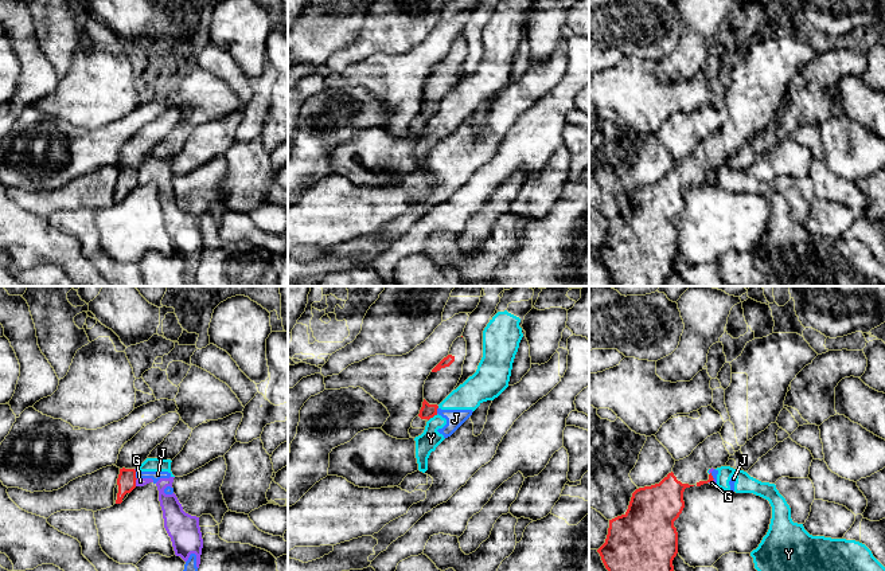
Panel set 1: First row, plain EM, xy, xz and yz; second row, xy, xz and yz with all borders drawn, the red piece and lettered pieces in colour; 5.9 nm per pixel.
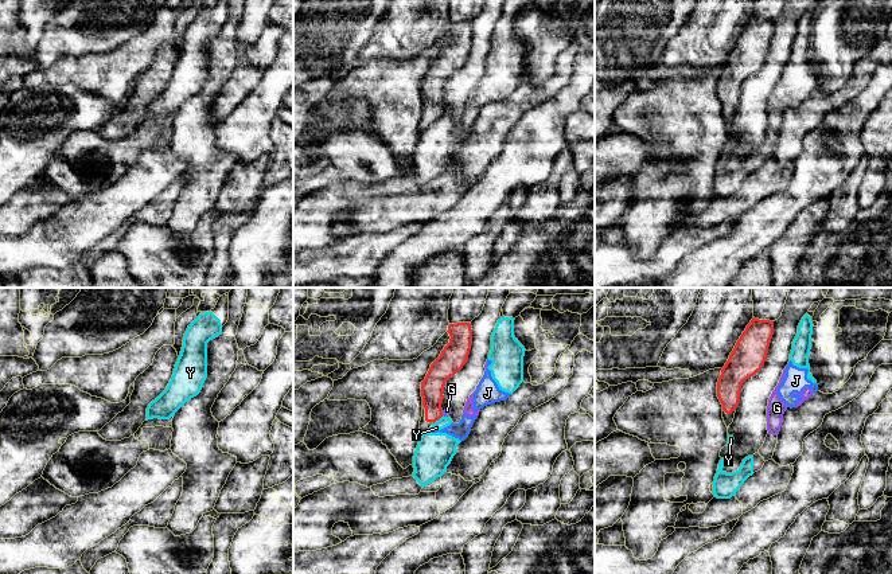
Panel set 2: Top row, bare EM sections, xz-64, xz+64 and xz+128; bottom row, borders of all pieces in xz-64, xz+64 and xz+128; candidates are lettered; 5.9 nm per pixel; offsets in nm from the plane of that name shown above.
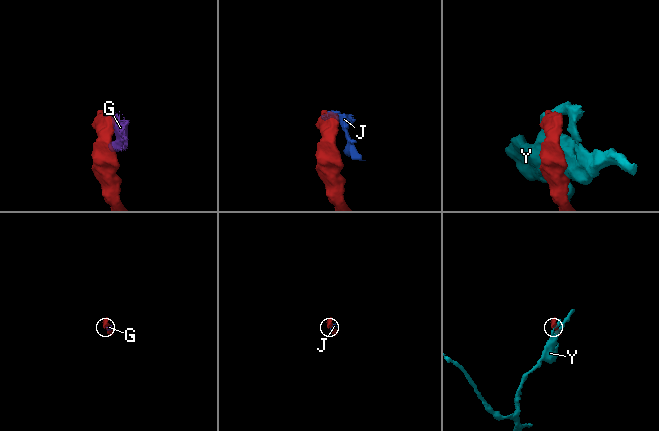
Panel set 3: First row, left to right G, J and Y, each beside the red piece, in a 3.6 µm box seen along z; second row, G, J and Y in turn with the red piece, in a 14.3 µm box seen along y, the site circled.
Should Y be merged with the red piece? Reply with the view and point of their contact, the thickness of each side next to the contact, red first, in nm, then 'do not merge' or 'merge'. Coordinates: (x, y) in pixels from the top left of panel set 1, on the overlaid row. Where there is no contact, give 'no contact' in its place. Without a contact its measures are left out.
xz (432, 417) | 90/120 nm | do not merge

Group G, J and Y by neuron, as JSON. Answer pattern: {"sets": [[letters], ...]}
{"sets": [["G", "J", "Y"]]}

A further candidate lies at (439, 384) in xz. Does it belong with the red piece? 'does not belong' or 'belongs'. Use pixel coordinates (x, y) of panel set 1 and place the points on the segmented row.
belongs

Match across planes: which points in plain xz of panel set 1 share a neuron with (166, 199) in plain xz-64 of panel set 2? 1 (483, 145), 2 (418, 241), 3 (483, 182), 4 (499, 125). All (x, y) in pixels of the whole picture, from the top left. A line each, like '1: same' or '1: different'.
1: different
2: same
3: same
4: different

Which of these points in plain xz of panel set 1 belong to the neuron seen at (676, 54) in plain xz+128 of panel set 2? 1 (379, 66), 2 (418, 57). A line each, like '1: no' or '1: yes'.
1: no
2: no

